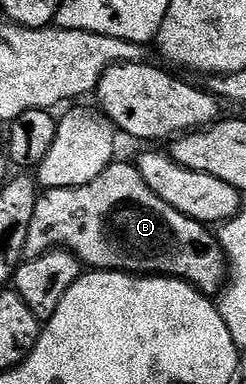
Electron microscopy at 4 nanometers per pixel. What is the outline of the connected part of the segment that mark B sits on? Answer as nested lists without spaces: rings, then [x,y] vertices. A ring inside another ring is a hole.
[[[121,159],[83,187],[40,192],[37,207],[33,207],[29,235],[25,235],[23,256],[37,259],[50,249],[67,249],[80,263],[95,271],[176,277],[178,281],[188,281],[204,295],[218,294],[229,276],[227,256],[219,245],[218,236],[208,226],[189,219],[189,215],[177,211],[177,207],[169,207],[165,199],[153,195],[153,191],[149,191],[149,183],[141,179],[138,168],[134,164],[126,165]]]

